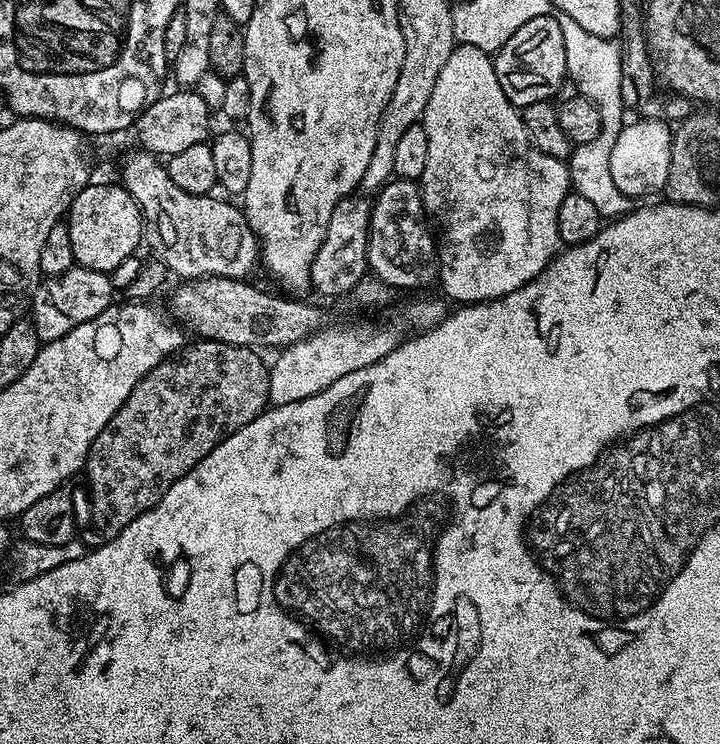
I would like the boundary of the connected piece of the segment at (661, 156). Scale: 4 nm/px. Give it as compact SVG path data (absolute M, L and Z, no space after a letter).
M657 118L625 123L610 150L610 176L624 196L639 198L658 191L661 193L667 187L673 129L665 119Z

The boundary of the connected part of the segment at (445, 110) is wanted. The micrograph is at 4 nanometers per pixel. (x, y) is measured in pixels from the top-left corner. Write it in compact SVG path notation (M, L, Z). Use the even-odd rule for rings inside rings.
M457 44L452 49L450 58L446 58L446 66L442 66L442 71L438 73L438 82L434 82L434 94L430 94L430 102L426 102L422 123L426 130L426 139L430 142L428 143L430 158L426 158L426 170L420 175L418 183L420 196L424 200L424 210L428 213L439 236L438 260L443 267L438 272L438 284L444 287L445 294L443 293L443 295L449 301L457 300L455 303L460 306L483 304L490 300L497 300L499 296L510 294L524 284L530 283L551 262L552 257L557 255L558 249L561 247L558 234L558 206L562 206L562 198L566 198L570 191L567 163L542 154L542 150L538 150L538 146L534 146L524 125L521 109L512 104L510 98L506 98L506 94L502 90L502 82L498 82L493 57L474 46Z

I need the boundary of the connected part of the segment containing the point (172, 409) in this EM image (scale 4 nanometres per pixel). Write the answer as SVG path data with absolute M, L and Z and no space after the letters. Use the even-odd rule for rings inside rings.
M203 338L195 342L197 344L189 343L146 373L108 427L103 428L88 448L86 473L88 488L92 491L92 524L101 532L101 537L111 538L126 530L134 518L153 508L178 478L202 462L214 446L254 422L254 418L269 407L269 365L266 360L264 364L259 351Z

